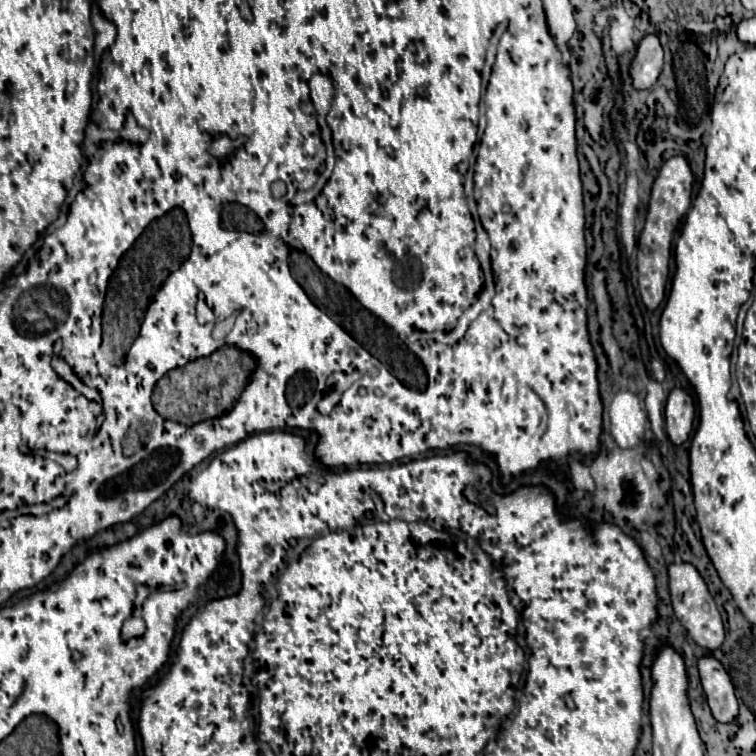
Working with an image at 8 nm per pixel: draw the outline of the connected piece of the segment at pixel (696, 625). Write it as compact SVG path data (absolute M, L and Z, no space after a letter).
M672 563L668 567L668 575L670 575L670 595L672 595L672 607L674 613L678 617L678 621L688 629L690 637L704 649L714 651L722 645L724 641L724 625L722 625L722 617L716 609L716 603L712 599L712 595L708 593L708 587L704 583L704 579L700 577L700 573L696 571L694 565L690 563Z

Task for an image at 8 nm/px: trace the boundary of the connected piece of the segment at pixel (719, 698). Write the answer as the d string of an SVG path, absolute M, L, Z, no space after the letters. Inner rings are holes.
M704 655L698 659L698 671L700 671L700 681L706 693L706 701L716 721L730 723L732 719L736 719L738 701L736 701L730 675L722 667L722 663L714 659L712 655Z

